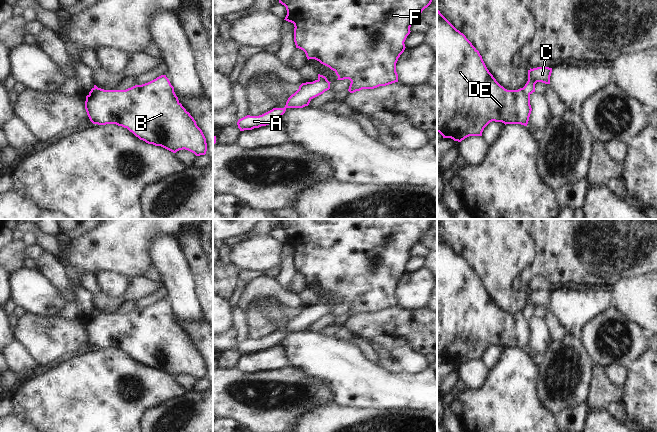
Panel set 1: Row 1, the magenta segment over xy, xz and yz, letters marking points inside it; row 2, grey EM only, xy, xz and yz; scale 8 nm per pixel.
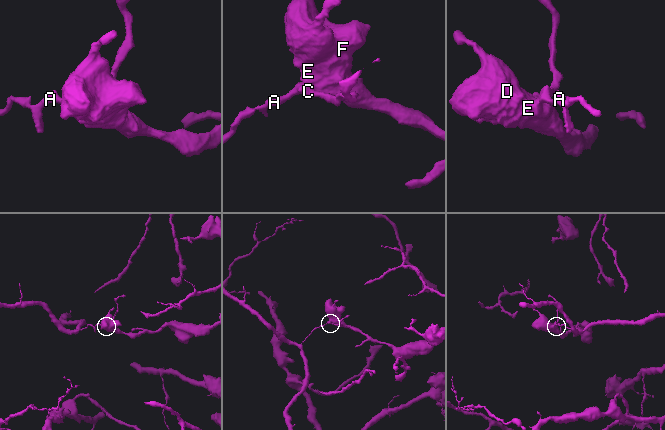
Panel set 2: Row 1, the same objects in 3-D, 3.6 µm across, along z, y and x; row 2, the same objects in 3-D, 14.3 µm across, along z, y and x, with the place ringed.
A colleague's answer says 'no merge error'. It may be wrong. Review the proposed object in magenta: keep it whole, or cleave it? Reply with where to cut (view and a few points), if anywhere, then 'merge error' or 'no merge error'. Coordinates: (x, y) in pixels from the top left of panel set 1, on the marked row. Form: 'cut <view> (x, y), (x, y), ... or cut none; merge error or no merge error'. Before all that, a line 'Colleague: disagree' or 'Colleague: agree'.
Colleague: disagree
cut yz (521, 88), (529, 95); merge error

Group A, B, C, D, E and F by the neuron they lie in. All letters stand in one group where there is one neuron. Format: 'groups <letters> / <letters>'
groups A C / B D E F

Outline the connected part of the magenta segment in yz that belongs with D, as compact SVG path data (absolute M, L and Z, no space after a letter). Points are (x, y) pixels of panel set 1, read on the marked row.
M437 10L437 132L443 138L451 138L461 142L469 136L482 136L484 128L492 121L506 124L521 124L527 126L532 108L530 105L530 95L526 94L522 88L518 90L507 90L501 86L487 69L479 51L472 45L466 36L457 30L441 13Z

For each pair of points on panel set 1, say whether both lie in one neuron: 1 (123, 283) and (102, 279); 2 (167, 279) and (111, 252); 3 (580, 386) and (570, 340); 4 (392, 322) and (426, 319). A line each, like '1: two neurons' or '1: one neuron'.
1: one neuron
2: two neurons
3: one neuron
4: one neuron

